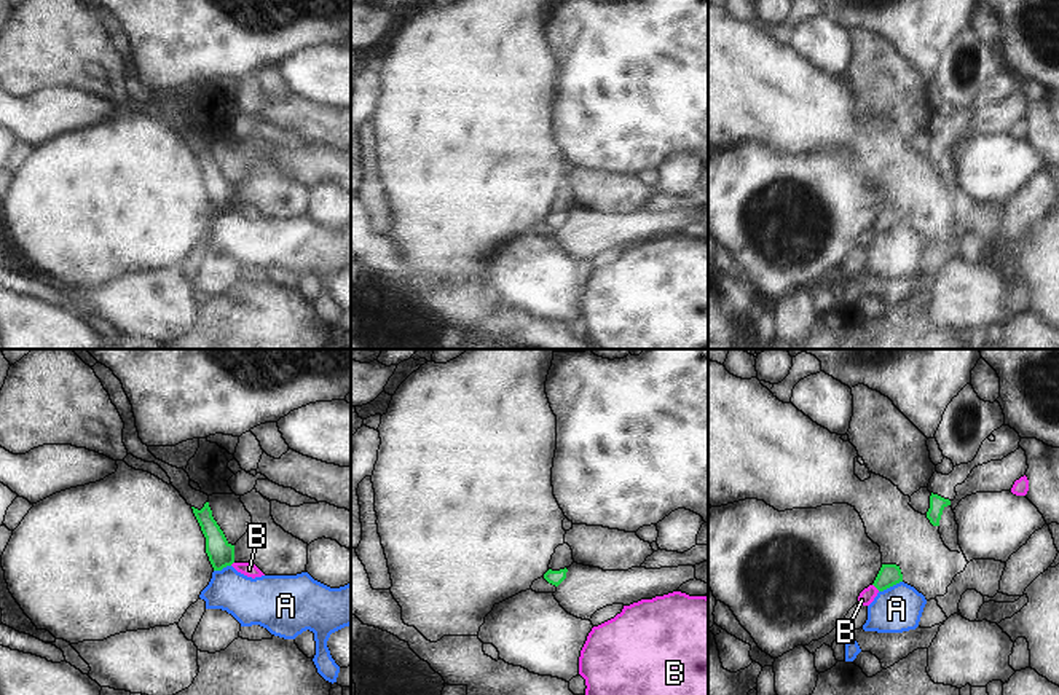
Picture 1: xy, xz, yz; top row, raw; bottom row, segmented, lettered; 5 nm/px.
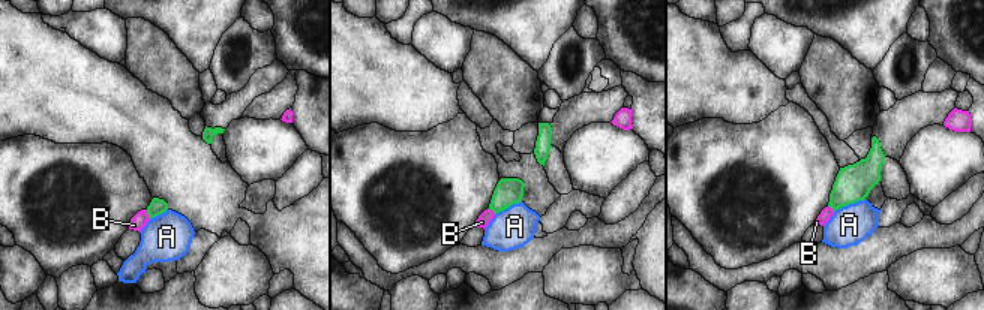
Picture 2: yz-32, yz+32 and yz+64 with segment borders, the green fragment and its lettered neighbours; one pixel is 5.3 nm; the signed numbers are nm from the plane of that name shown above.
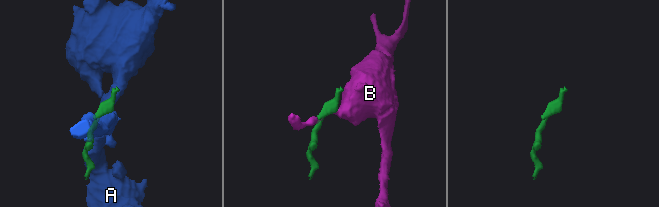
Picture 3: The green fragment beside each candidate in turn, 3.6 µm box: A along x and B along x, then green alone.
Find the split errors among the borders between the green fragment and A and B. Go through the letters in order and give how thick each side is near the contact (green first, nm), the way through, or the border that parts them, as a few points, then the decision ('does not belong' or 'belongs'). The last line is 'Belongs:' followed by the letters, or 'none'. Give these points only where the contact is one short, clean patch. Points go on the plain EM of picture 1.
A: calibres 110 and 240 nm; does not belong
B: calibres 110 and 80 nm; border yz (873, 227), (879, 233); does not belong
Belongs: none

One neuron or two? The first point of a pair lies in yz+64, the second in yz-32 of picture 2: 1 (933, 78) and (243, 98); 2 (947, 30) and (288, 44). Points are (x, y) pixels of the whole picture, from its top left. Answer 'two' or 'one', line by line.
1: one
2: one

